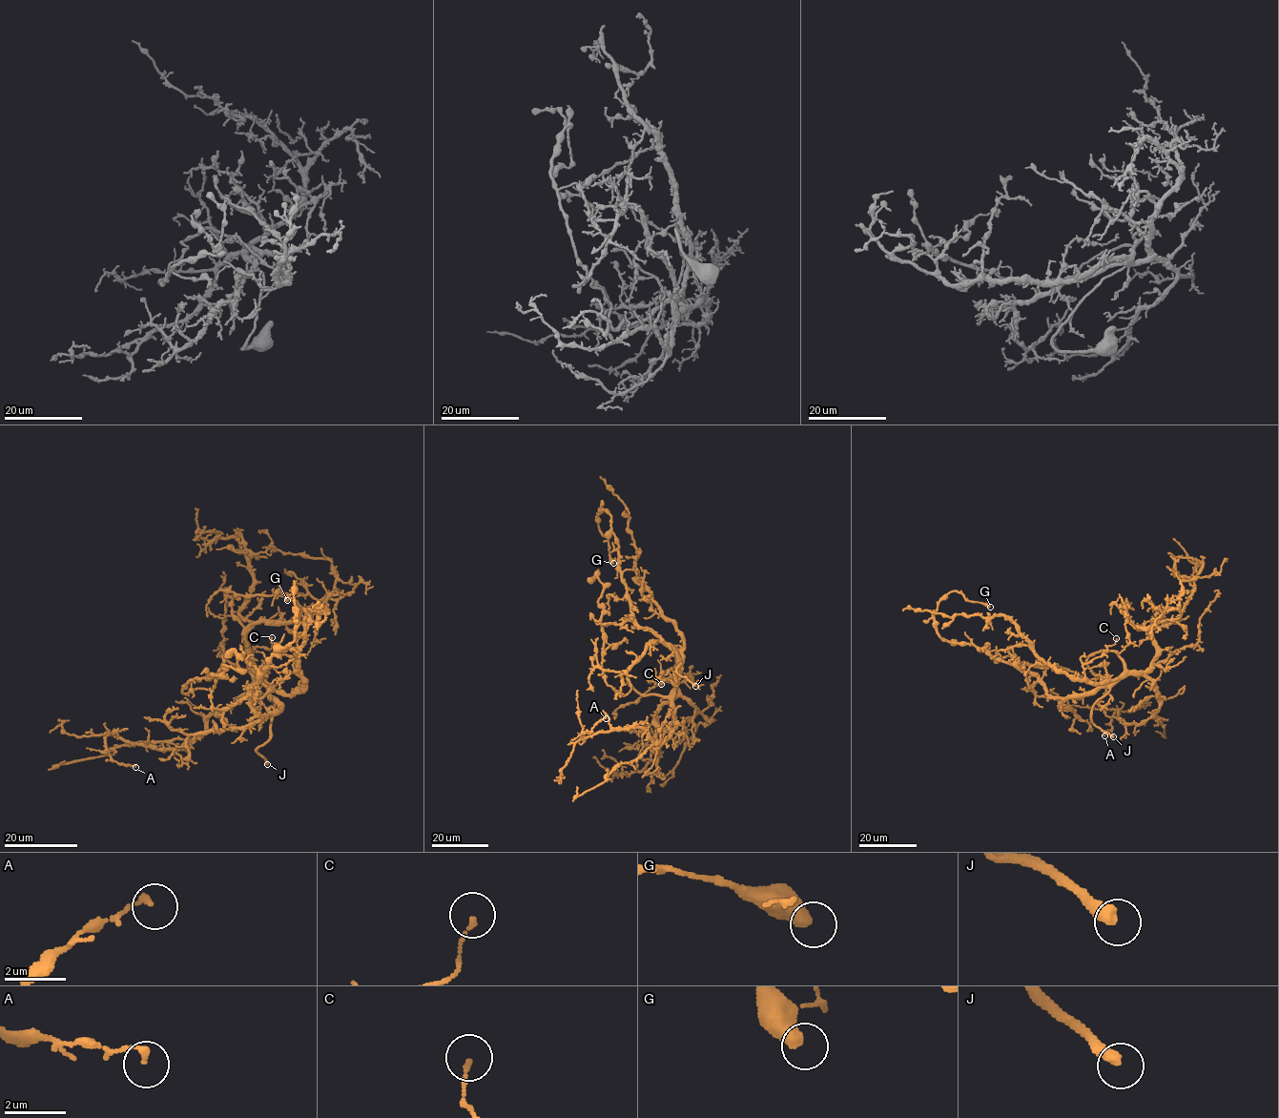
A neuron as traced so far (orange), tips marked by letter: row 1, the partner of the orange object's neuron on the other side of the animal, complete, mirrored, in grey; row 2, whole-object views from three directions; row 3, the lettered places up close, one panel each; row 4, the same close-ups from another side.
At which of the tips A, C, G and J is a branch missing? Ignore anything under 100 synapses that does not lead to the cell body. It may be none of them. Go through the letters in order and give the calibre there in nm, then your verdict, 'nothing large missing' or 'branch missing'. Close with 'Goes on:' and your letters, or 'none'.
A: 160 nm | nothing large missing
C: 140 nm | nothing large missing
G: 480 nm | nothing large missing
J: 420 nm | branch missing
Goes on: J

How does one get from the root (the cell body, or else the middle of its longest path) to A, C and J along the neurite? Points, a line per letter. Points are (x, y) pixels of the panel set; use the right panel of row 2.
A: (1103, 686), (1124, 676), (1144, 674), (1160, 702), (1159, 710), (1139, 723), (1122, 723), (1118, 711), (1104, 735)
C: (1103, 686), (1117, 680), (1090, 683), (1083, 666), (1103, 655), (1116, 638)
J: (1103, 686), (1109, 690), (1094, 703), (1090, 718), (1113, 736)

